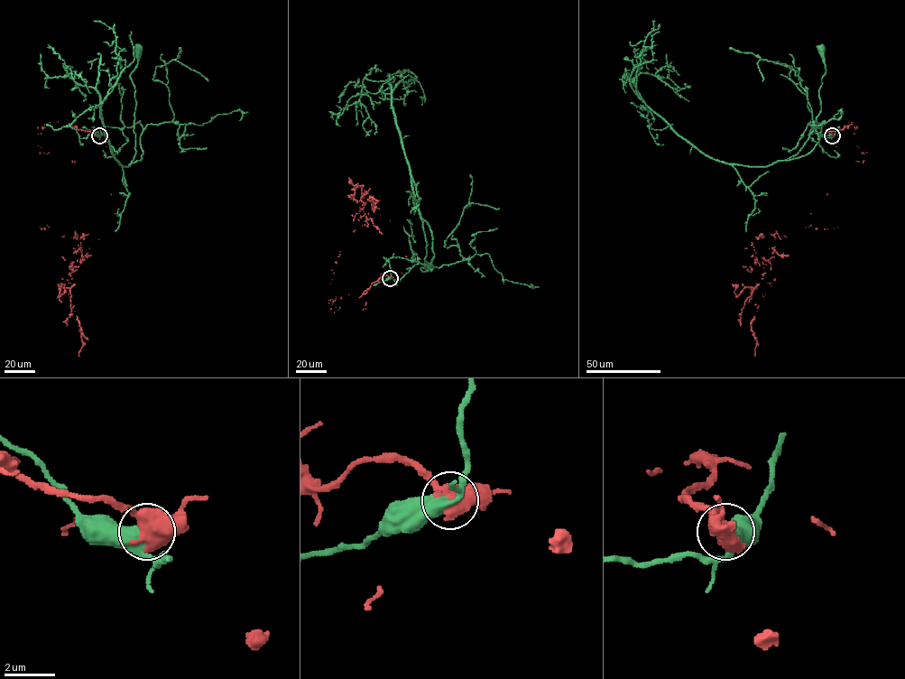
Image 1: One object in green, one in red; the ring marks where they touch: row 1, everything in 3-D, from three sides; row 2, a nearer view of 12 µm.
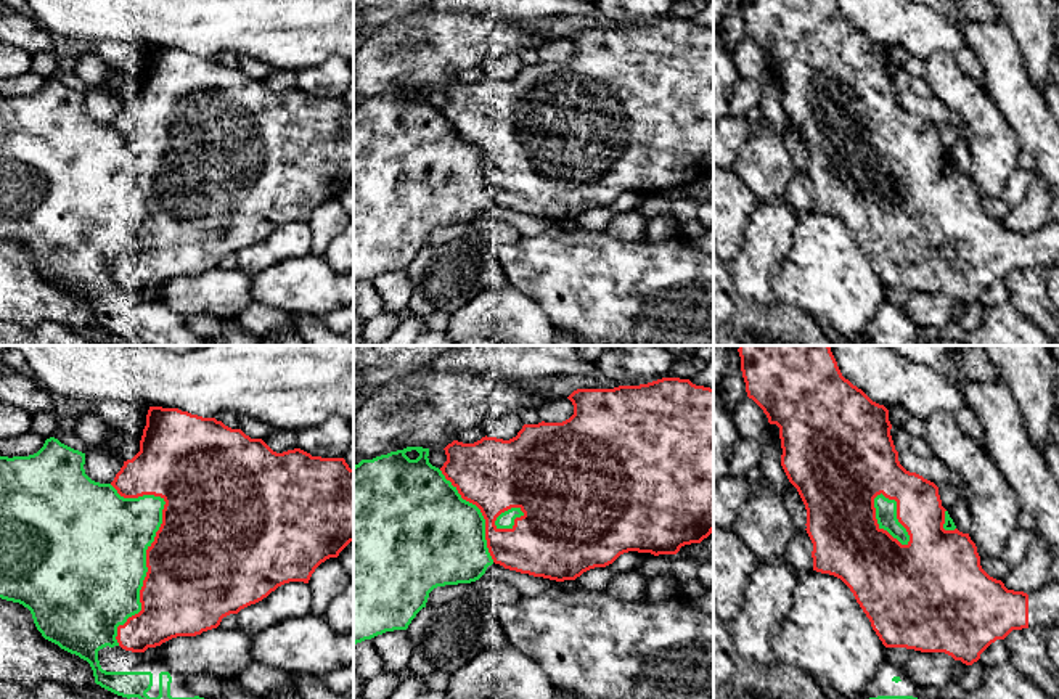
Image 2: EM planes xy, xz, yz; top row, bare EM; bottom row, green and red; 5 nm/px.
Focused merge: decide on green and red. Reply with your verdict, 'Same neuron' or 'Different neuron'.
Different neuron

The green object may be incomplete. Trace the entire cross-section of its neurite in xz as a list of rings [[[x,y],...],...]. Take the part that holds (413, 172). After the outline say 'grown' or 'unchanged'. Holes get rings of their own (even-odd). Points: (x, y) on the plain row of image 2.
[[[407,87],[354,106],[354,284],[407,270],[434,228],[476,222],[493,204],[480,149],[463,140],[427,96],[429,88]]]; unchanged

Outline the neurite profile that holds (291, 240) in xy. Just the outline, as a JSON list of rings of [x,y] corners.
[[[289,222],[278,227],[262,241],[238,252],[238,268],[249,276],[288,259],[304,257],[312,252],[312,230],[309,223]]]

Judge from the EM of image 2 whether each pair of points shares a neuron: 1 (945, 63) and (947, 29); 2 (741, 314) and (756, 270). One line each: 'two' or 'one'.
1: two
2: two

